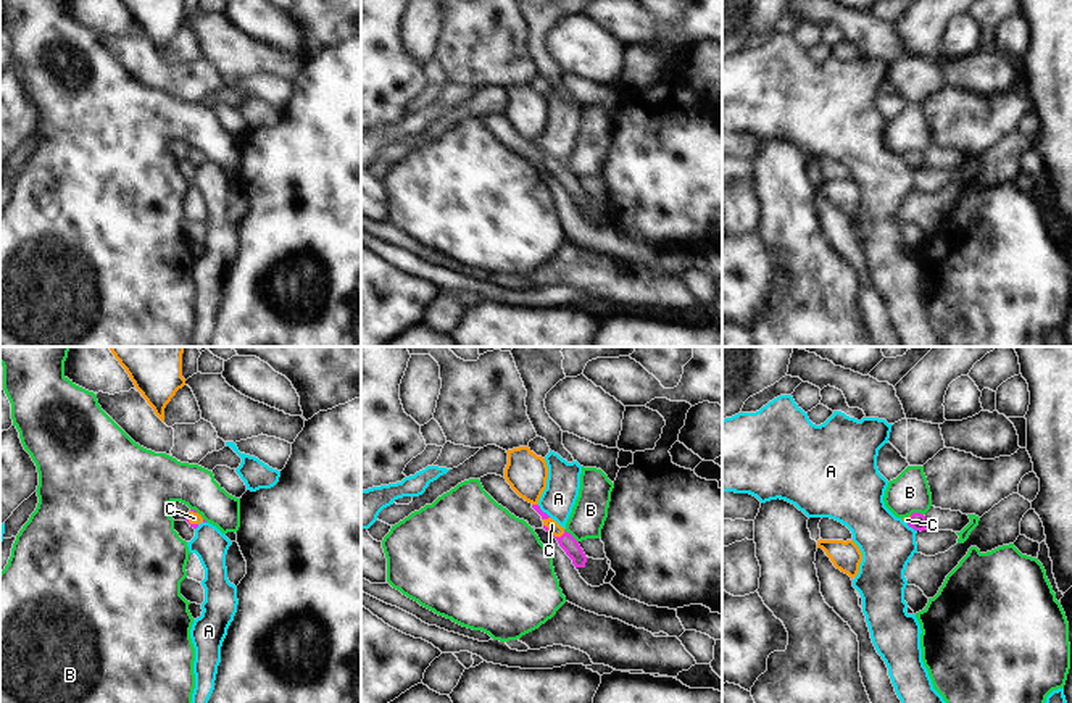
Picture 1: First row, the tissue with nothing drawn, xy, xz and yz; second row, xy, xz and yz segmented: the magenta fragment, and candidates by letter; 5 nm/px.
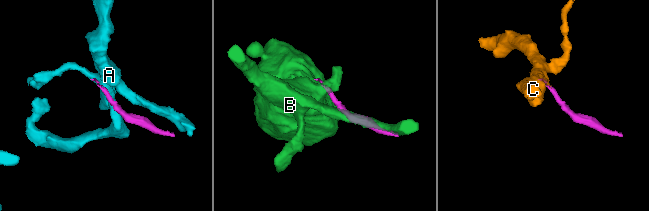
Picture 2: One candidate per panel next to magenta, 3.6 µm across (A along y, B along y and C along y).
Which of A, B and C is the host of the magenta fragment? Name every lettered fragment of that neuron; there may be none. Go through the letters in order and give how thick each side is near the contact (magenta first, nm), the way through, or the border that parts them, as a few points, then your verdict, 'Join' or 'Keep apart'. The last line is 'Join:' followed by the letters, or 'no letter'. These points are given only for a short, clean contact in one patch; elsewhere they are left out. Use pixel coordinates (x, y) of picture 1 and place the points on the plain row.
A: Thickness 80 nm (magenta) against 280 nm. Boundary: yz (906, 162), (916, 170). Keep apart
B: Thickness 80 nm (magenta) against 170 nm. Boundary: xz (565, 168), (577, 181). Keep apart
C: Thickness 80 nm (magenta) against 60 nm. Path across: xz (566, 179), (561, 174), (553, 174), (552, 163). Join
Join: C

